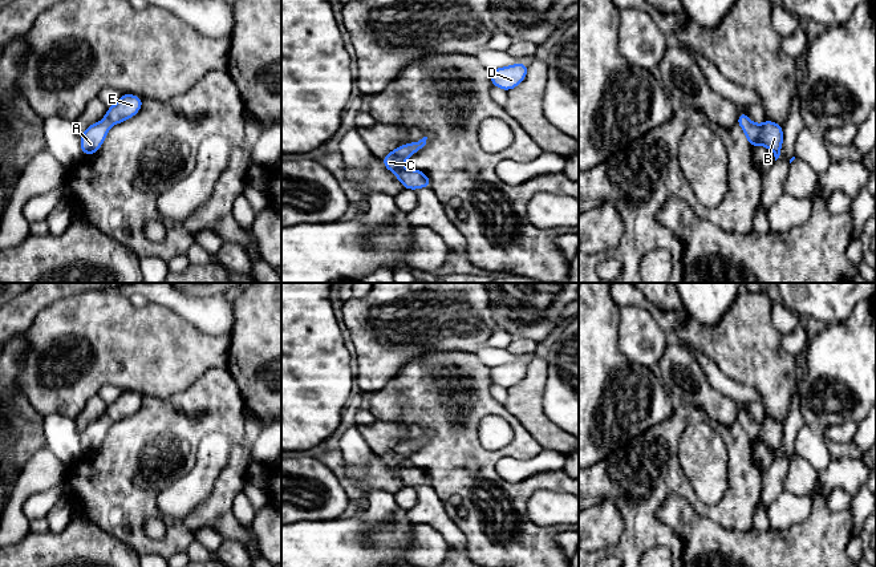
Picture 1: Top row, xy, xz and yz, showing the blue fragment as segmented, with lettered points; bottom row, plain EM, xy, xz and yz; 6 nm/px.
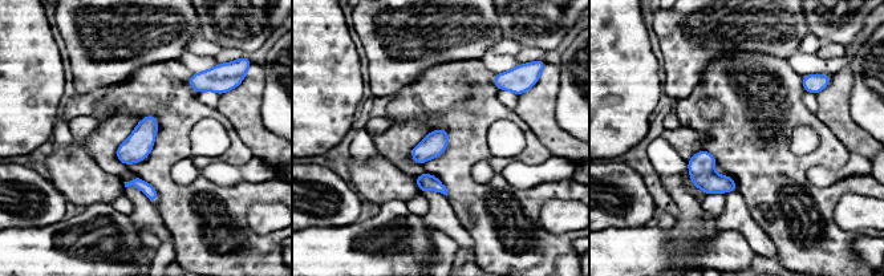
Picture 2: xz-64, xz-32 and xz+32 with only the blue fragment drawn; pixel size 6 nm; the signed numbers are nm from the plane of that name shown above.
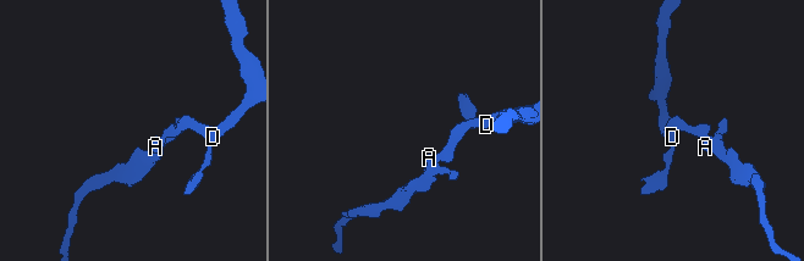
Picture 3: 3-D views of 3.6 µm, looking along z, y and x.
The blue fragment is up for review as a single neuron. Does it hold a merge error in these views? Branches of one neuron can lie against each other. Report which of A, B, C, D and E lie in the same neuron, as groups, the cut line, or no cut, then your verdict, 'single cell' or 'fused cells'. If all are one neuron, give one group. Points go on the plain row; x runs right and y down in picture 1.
A B C D E | no cut | single cell

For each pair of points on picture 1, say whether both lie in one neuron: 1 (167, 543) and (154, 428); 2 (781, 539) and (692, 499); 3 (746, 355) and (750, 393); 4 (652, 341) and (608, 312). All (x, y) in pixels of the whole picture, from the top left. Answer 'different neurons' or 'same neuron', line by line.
1: same neuron
2: different neurons
3: different neurons
4: different neurons

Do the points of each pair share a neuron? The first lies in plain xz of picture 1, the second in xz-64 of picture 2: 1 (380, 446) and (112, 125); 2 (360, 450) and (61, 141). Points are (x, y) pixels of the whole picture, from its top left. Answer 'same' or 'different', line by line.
1: same
2: same

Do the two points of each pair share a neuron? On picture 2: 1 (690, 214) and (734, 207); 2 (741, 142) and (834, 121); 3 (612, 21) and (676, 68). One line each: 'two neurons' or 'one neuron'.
1: two neurons
2: two neurons
3: two neurons

